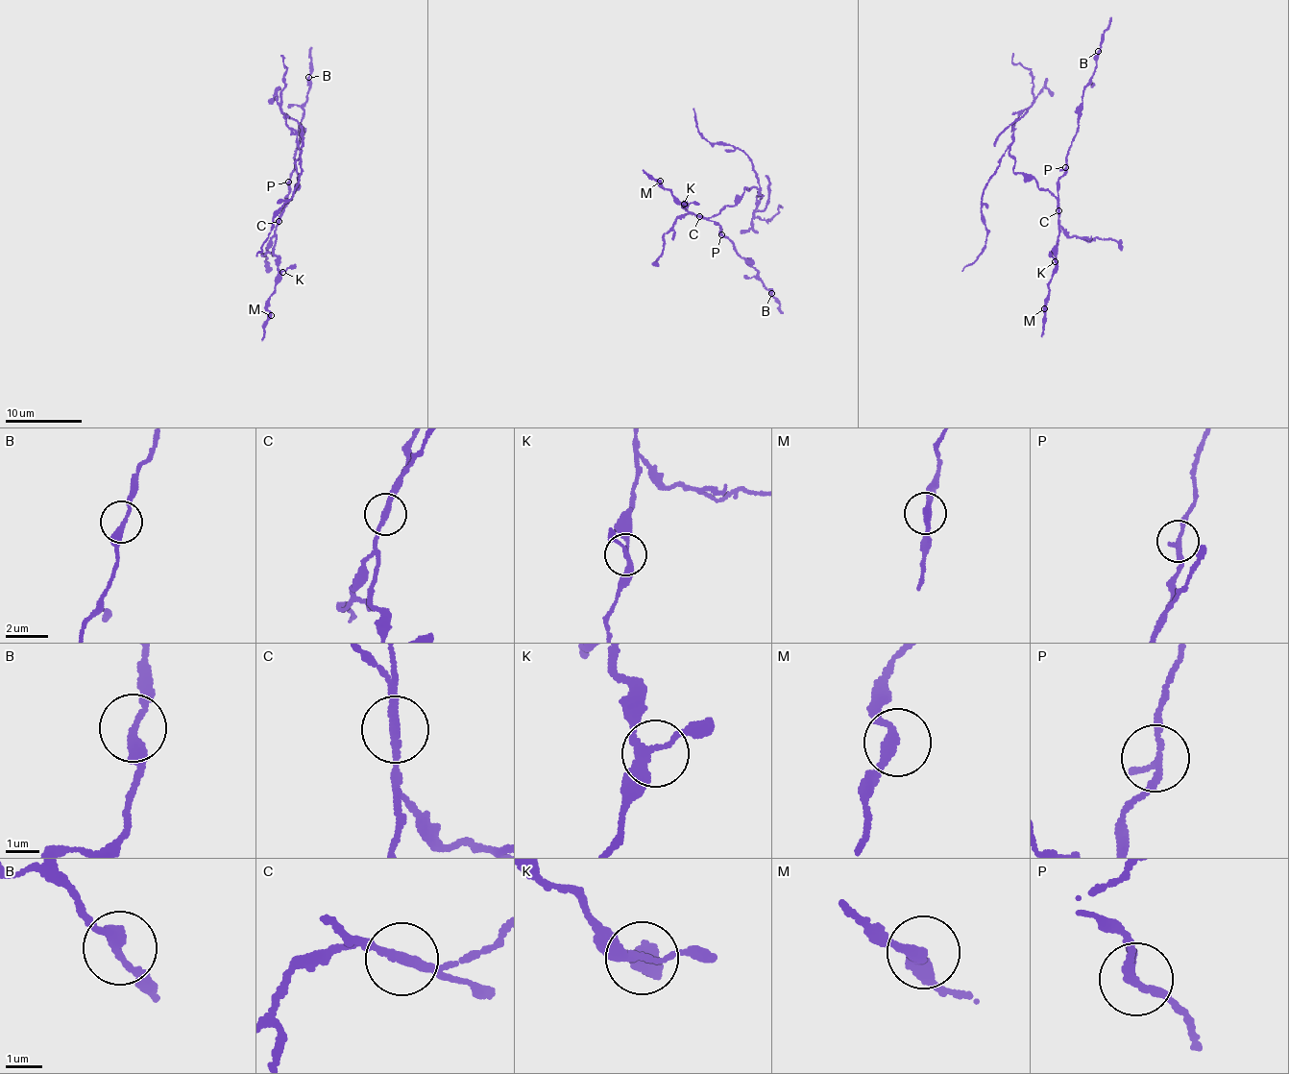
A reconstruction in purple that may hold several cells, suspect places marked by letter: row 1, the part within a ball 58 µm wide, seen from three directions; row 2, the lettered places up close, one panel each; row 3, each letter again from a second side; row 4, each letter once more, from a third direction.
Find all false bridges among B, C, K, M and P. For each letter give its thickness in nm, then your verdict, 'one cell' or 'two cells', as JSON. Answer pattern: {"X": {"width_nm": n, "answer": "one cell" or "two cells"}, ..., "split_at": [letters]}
{"B": {"width_nm": 240, "answer": "one cell"}, "C": {"width_nm": 200, "answer": "two cells"}, "K": {"width_nm": 240, "answer": "one cell"}, "M": {"width_nm": 260, "answer": "one cell"}, "P": {"width_nm": 200, "answer": "one cell"}, "split_at": ["C"]}

